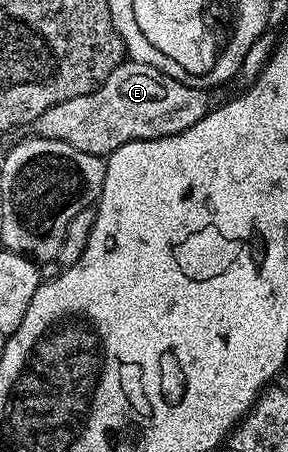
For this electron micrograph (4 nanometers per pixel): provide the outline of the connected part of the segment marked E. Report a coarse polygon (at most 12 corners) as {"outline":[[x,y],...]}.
{"outline":[[122,61],[51,105],[38,139],[108,157],[183,133],[214,92]]}

